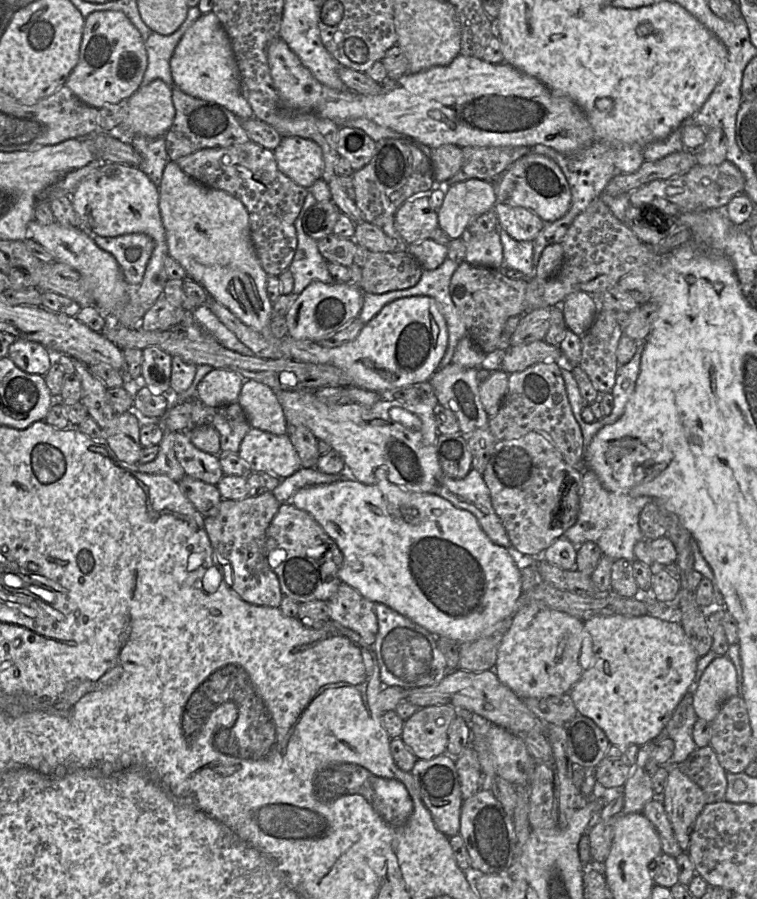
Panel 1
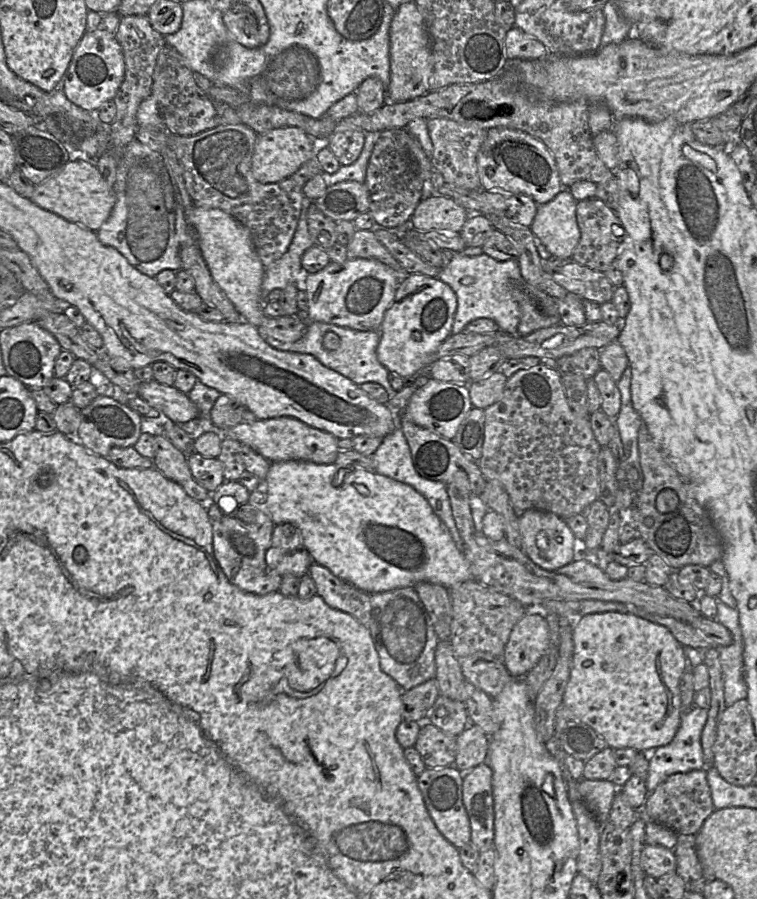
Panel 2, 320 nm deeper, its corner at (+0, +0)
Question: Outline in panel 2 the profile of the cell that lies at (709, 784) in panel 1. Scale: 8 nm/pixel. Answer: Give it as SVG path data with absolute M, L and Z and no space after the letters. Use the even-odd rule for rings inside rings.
M693 770L688 773L676 773L648 795L643 814L651 821L675 831L680 837L692 839L715 810L711 790L707 780L707 770Z

